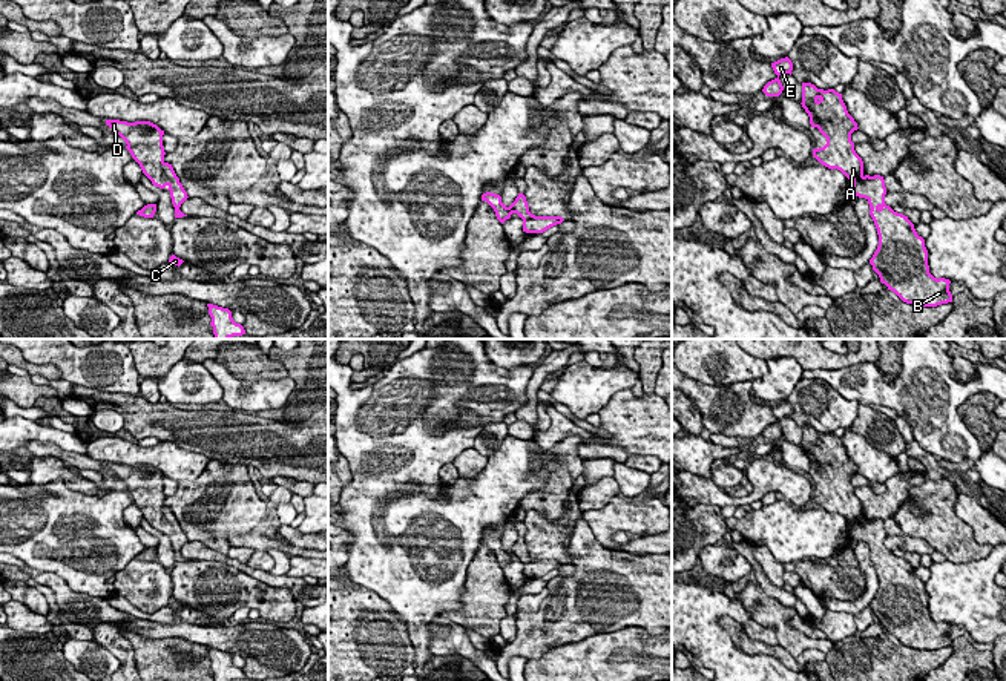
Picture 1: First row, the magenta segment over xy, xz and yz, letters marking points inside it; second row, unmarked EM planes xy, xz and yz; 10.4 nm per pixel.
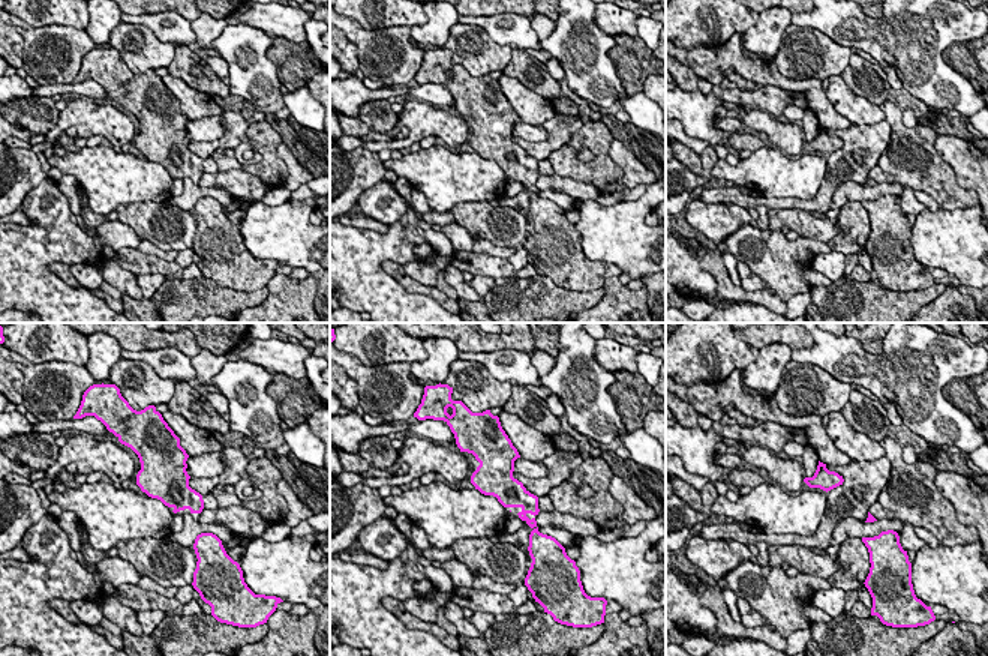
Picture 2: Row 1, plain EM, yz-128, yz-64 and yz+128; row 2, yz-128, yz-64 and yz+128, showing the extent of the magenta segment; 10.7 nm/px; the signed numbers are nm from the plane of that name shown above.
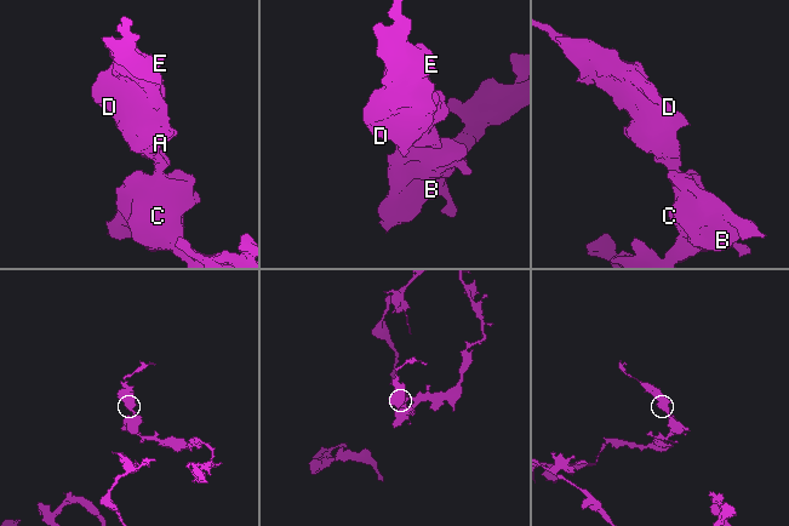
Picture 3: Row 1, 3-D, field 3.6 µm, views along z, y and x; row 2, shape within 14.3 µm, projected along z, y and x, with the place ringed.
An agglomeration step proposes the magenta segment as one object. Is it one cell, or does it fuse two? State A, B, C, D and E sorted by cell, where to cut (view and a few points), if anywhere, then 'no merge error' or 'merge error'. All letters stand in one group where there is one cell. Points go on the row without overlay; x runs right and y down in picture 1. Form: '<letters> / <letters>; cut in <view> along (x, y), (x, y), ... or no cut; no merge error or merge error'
A B C D E; no cut; no merge error

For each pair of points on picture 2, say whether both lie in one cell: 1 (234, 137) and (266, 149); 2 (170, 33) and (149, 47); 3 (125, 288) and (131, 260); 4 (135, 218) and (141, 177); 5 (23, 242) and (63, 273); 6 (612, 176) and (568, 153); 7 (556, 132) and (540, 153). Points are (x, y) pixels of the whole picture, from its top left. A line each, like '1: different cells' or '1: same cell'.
1: different cells
2: different cells
3: different cells
4: different cells
5: different cells
6: same cell
7: same cell

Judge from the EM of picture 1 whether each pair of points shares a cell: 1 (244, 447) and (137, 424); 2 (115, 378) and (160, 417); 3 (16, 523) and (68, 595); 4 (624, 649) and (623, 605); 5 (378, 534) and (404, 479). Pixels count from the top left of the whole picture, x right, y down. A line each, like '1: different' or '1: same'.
1: same
2: different
3: different
4: different
5: same

